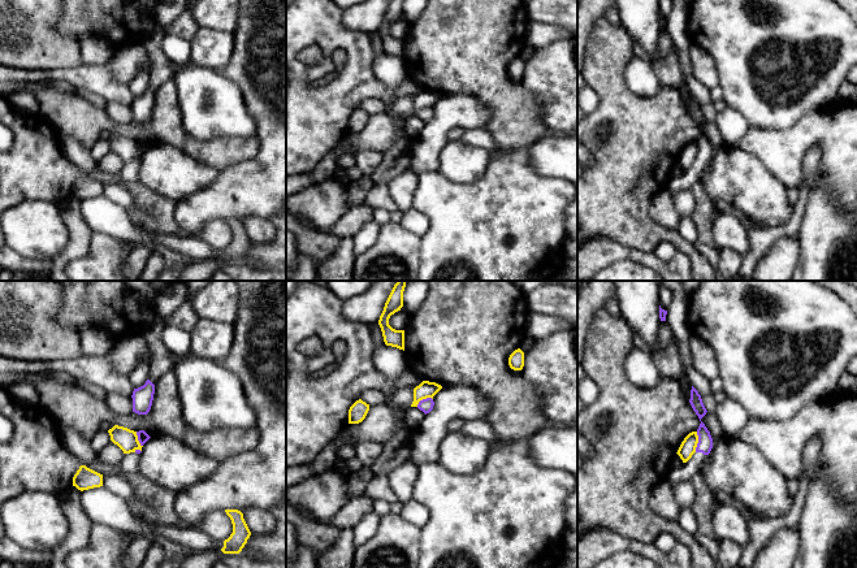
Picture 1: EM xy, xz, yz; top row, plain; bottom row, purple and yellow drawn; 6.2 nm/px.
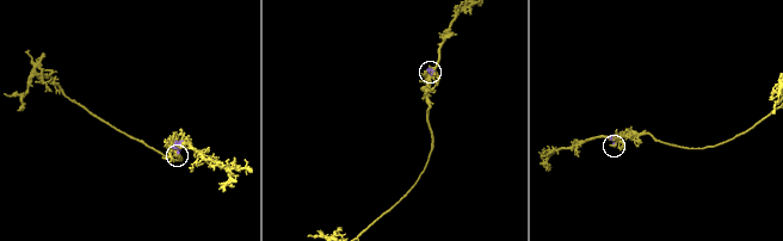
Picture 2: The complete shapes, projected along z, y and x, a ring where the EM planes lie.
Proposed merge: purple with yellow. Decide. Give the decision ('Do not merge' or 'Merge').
Do not merge

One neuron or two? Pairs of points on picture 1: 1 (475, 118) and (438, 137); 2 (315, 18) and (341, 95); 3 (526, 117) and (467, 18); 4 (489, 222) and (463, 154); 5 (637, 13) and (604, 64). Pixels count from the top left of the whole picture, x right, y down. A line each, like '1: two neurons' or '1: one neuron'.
1: one neuron
2: one neuron
3: one neuron
4: two neurons
5: two neurons

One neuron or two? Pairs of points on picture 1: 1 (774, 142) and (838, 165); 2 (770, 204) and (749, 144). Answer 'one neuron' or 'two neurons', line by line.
1: one neuron
2: two neurons

